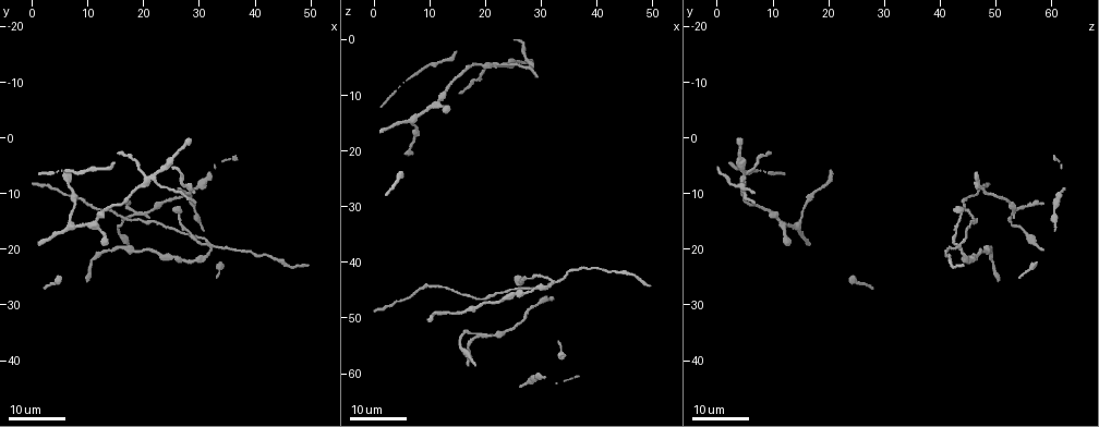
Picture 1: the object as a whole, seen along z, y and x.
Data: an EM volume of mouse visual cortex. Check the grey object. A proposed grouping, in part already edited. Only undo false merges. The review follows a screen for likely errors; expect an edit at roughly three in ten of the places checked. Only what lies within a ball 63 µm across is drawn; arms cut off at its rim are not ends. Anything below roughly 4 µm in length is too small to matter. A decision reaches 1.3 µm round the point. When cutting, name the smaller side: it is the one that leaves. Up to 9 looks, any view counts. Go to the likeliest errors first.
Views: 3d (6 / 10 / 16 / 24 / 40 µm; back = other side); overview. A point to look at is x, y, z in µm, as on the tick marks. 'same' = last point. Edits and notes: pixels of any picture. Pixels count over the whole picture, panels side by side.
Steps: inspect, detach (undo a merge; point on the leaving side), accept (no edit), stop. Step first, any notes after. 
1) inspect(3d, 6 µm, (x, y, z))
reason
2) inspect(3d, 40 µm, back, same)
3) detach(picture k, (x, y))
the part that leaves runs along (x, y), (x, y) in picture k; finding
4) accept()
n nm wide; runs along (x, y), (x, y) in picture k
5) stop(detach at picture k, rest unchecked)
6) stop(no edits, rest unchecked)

inspect(3d, 24 µm, (18.5, 13.5, 53.0))
three arms meet

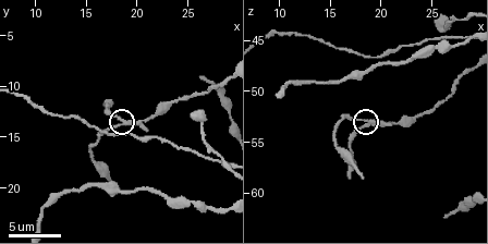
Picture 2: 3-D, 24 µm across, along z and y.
inspect(3d, 6 µm, (18.6, 13.2, 53.4))

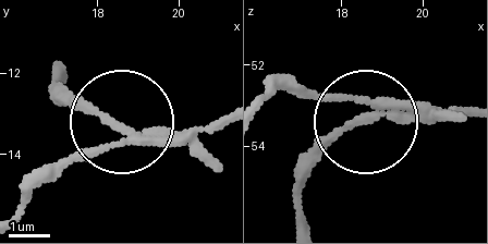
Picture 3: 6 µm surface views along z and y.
detach(picture 3, (107, 123))
side arm 6 µm; the part that leaves runs along (413, 116), (353, 125), (308, 178), (302, 219) in picture 3; two cells meet here

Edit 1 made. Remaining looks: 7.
inspect(3d, 16 µm, (32.0, 19.0, 43.0))
small branch off a trunk

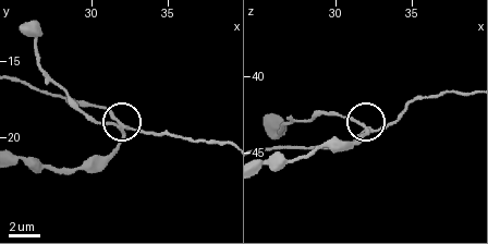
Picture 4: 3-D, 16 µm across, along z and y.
inspect(3d, 10 µm, (31.8, 19.2, 43.2))
closer look

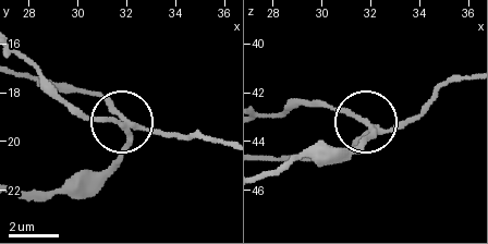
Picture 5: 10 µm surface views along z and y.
inspect(3d, 6 µm, (31.7, 19.3, 43.2))

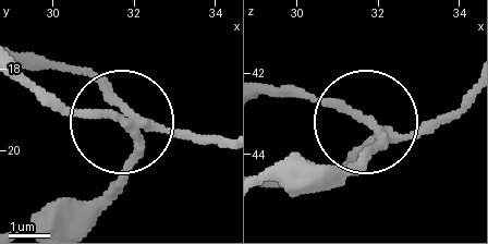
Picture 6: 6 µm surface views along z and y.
detach(picture 6, (100, 84))
the part that leaves runs along (135, 118), (76, 72), (24, 65) in picture 6; a second cell is stuck on

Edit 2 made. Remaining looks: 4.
inspect(3d, 16 µm, (27.5, 10.0, 5.5))
sudden change in width

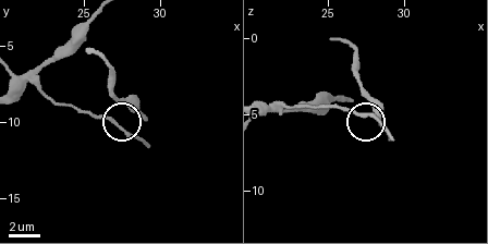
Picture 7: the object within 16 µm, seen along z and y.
inspect(3d, 6 µm, (27.0, 10.2, 5.0))

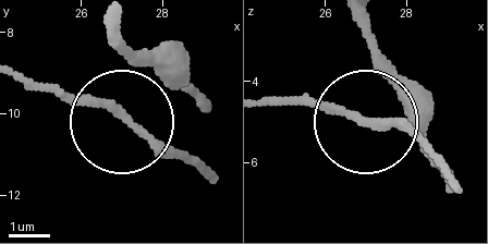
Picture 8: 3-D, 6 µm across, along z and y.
accept()
runs along (17, 74), (122, 117), (181, 53) in picture 8; one cell here

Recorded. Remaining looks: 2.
inspect(3d, 16 µm, (23.4, 11.8, 52.8))

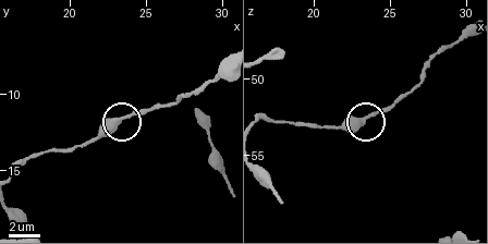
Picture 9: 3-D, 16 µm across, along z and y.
accept()
all the same cell

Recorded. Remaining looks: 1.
stop(detach at picture 3, detach at picture 6, rest unchecked)

